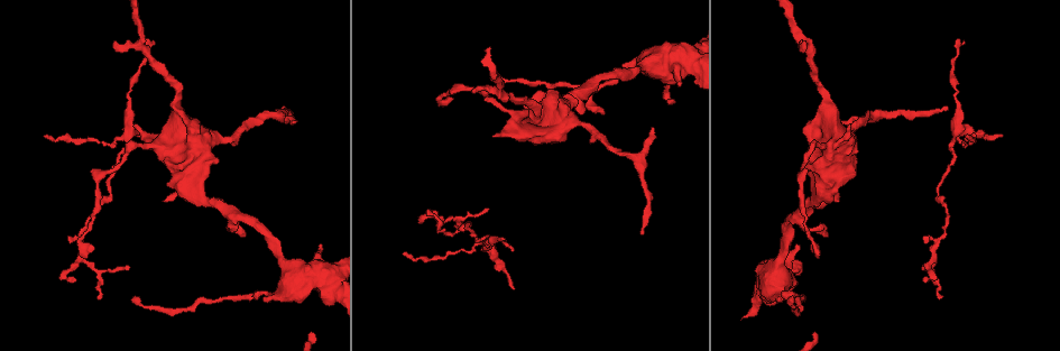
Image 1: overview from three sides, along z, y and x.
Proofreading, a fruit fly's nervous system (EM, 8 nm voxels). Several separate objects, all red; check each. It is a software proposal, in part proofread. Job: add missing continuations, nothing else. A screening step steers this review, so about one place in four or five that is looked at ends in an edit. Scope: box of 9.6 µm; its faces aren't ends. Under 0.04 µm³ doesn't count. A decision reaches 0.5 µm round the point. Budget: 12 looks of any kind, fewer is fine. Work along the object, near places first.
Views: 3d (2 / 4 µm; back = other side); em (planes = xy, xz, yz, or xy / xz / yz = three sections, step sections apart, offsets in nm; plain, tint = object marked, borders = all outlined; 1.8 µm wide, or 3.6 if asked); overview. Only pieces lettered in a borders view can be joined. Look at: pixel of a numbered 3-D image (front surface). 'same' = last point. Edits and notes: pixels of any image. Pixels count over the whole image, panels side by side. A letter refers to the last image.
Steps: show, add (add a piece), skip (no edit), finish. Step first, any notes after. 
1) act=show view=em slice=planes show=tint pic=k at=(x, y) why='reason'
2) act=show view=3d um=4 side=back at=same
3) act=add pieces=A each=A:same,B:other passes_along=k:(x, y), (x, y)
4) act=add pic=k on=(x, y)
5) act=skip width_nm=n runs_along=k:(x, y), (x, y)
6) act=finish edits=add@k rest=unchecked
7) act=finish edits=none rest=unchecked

act=show view=em slice=planes show=borders pic=1 at=(958, 38) why='thin end'

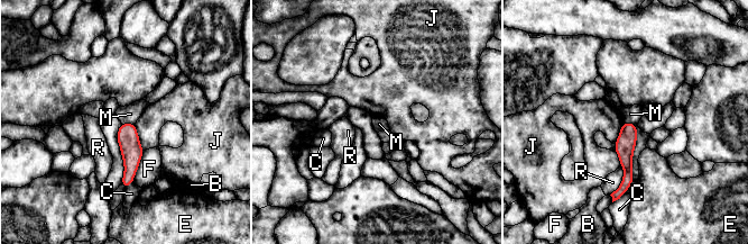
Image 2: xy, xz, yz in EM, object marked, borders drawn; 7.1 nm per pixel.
act=skip each=B:other,C:other,E:other,F:other,J:other,M:other,R:other runs_along=2:(629, 125), (627, 182), (622, 189) found='no lettered piece goes on from it'

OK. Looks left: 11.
act=show view=em slice=xz step=16 show=tint pic=1 at=(1001, 136) why='thin end'

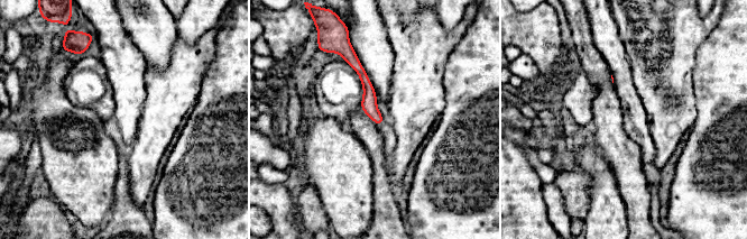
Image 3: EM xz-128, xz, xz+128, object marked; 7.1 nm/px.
act=show view=em slice=yz step=4 show=borders at=same

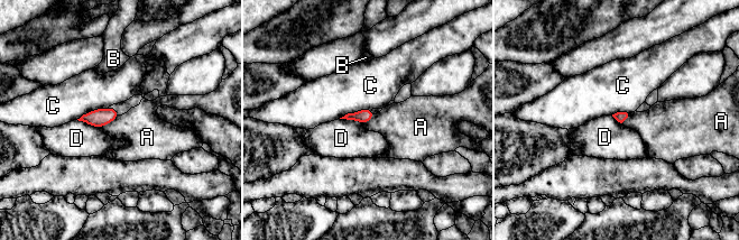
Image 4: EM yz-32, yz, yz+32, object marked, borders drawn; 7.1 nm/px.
act=skip each=A:other,B:other,C:other,D:other border=4:(119, 116), (103, 127) found='none of them fits'

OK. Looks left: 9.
act=show view=em slice=xy step=8 show=plain pic=1 at=(295, 122) why='an open end'

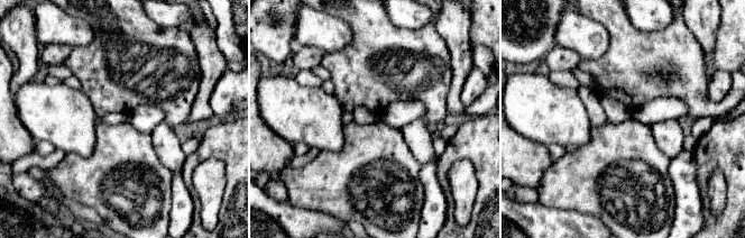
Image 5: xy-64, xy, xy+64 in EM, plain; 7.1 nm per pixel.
act=show view=em slice=xy step=8 show=borders at=same

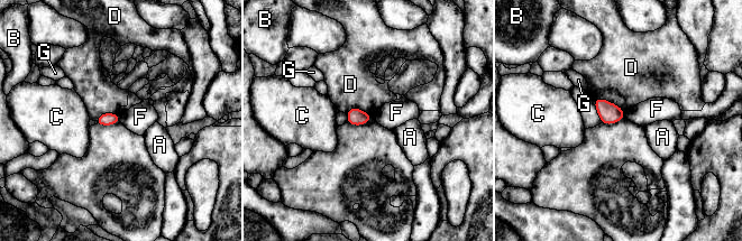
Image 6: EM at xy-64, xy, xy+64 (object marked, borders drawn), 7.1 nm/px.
act=skip each=A:other,B:other,C:other,D:other,F:other,G:other border=6:(594, 98), (613, 102), (624, 112) found='none of them fits'

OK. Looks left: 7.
act=show view=3d um=2 pic=1 at=(797, 245) why='branch stops here'

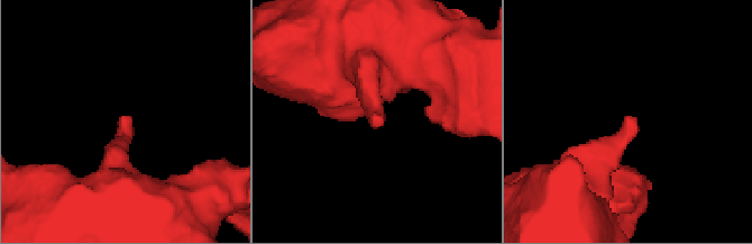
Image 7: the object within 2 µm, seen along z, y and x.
act=show view=em slice=planes show=borders pic=7 at=(371, 124) why='shape alone is not enough'

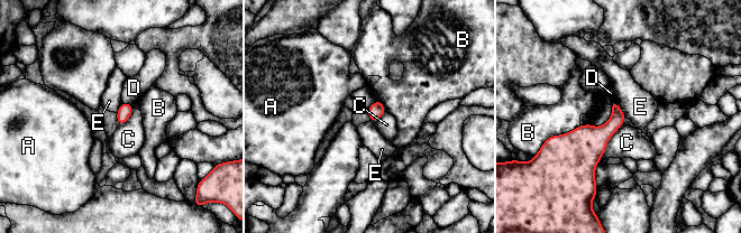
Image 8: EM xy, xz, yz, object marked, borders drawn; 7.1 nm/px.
act=skip each=A:other,B:other,C:other,D:other,E:other border=8:(613, 102), (625, 115) found='no lettered piece goes on from it'

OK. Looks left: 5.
act=show view=em slice=xy step=4 show=tint pic=1 at=(43, 136) why='thin end'

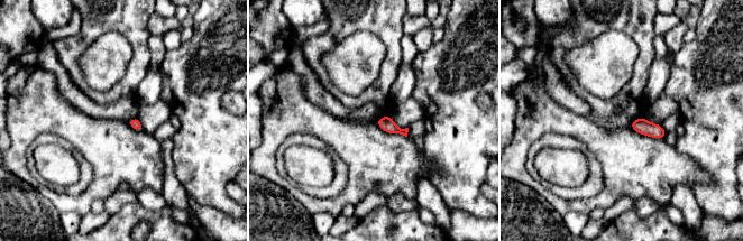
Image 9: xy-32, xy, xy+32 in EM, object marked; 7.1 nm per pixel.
act=show view=em slice=planes show=tint at=same why='another direction'

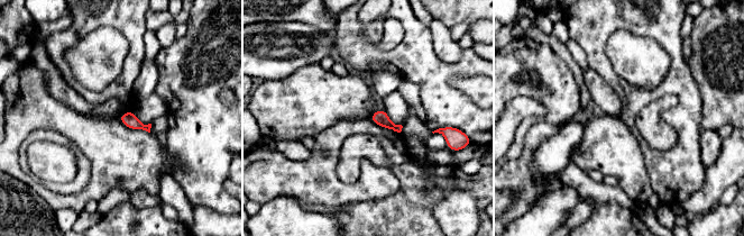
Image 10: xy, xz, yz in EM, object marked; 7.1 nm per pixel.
act=show view=em slice=planes show=borders at=same

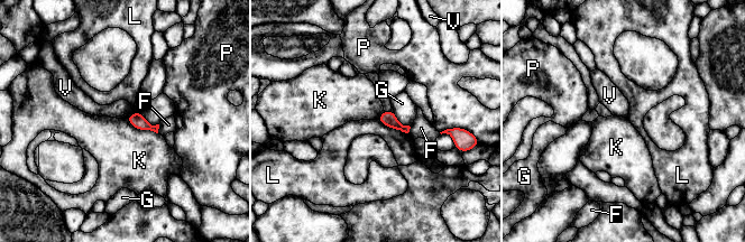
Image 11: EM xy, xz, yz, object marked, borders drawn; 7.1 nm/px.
act=skip each=F:other,G:other,K:other,L:other,P:other,V:other border=11:(126, 118), (136, 128), (157, 133) found='no lettered piece goes on from it'

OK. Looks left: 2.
act=finish edits=none rest=unchecked

